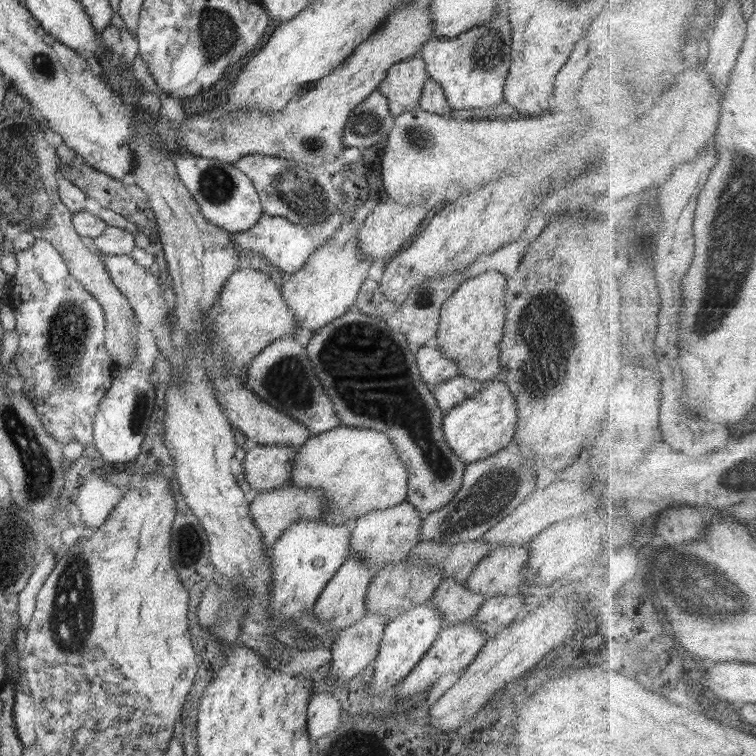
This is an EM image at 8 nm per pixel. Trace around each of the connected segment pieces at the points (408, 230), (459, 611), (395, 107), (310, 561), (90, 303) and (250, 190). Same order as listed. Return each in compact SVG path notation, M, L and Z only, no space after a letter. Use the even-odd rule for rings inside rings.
M382 198L358 230L358 245L360 245L362 252L370 256L371 260L376 261L400 251L402 244L412 238L412 234L418 230L420 222L426 218L426 202L427 198L421 198L417 204L406 206L404 203Z
M450 578L441 581L430 602L441 612L444 626L475 616L485 600L482 593L468 589L465 582Z
M414 56L394 64L386 79L380 83L378 92L386 96L392 116L397 117L406 110L418 108L423 87L428 80L423 59Z
M318 519L292 523L271 547L269 558L273 582L270 590L271 614L277 624L285 622L304 610L312 609L326 584L339 567L351 556L352 525L328 525Z
M36 239L32 247L14 256L18 268L8 281L8 305L14 311L14 330L20 339L14 359L24 380L22 395L32 401L40 422L60 444L77 440L92 448L94 417L116 373L105 348L104 309L70 274L50 242Z
M178 150L172 156L180 180L198 202L202 215L229 234L241 233L252 228L262 216L262 204L250 178L233 163L218 158L202 158Z

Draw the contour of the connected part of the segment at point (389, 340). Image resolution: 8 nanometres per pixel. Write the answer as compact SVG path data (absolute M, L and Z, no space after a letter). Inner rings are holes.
M352 309L318 329L305 348L340 424L377 430L390 437L408 471L406 501L425 515L444 508L458 494L466 463L446 444L442 433L444 412L430 387L426 388L408 346L405 334L390 328L385 318ZM372 364L378 374L374 378ZM380 370L388 370L388 376Z

